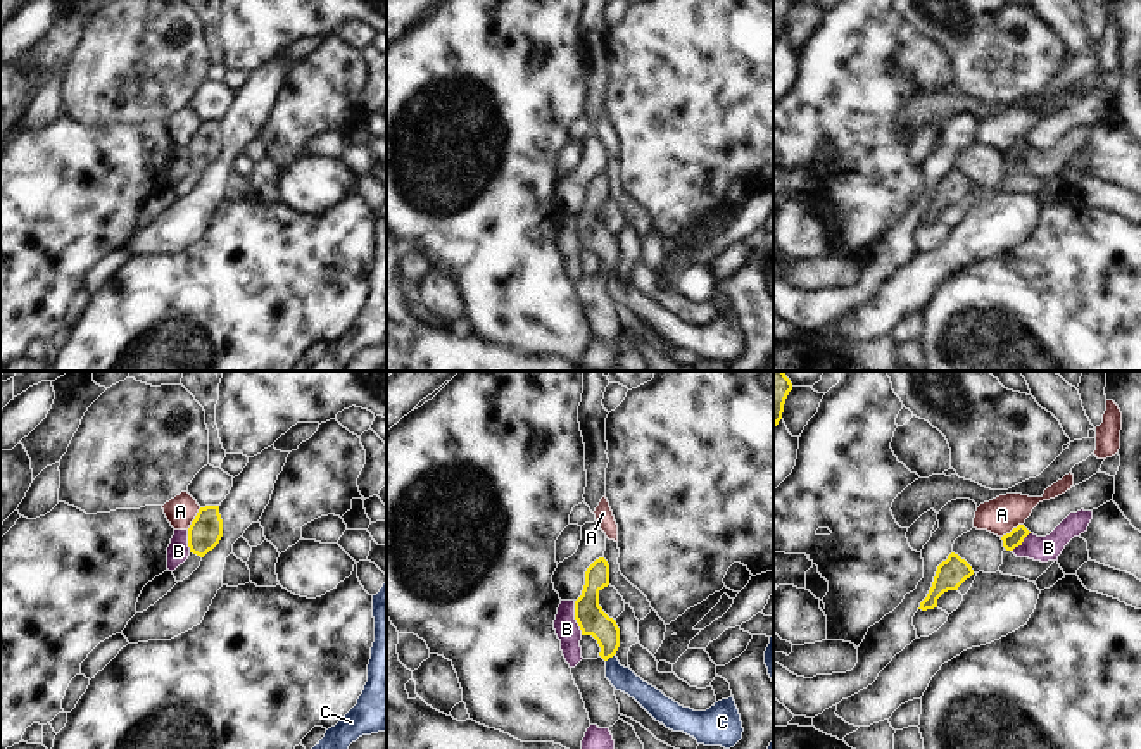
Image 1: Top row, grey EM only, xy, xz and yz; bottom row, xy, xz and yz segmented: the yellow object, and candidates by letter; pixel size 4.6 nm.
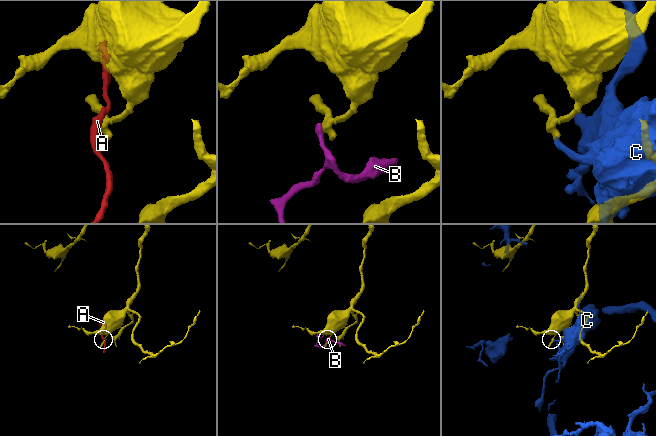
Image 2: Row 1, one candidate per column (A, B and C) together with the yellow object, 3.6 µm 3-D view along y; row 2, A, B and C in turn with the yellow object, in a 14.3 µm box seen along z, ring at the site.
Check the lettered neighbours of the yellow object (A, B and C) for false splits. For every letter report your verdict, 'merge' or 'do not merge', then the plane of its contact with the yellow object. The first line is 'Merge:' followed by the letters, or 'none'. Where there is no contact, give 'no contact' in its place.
Merge: none
A: do not merge; contact in xy
B: do not merge; contact in xz
C: do not merge; contact in xz

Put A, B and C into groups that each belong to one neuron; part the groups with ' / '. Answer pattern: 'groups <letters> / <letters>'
groups A / B / C

